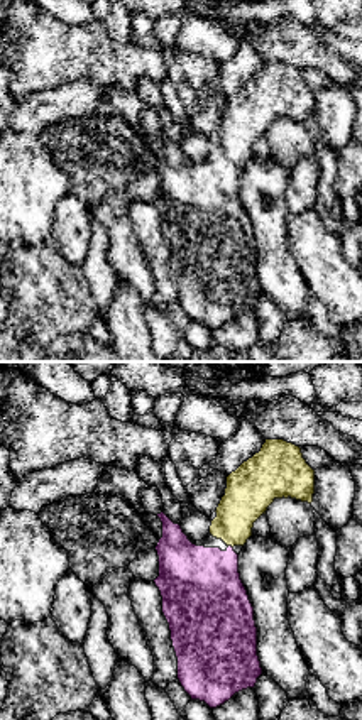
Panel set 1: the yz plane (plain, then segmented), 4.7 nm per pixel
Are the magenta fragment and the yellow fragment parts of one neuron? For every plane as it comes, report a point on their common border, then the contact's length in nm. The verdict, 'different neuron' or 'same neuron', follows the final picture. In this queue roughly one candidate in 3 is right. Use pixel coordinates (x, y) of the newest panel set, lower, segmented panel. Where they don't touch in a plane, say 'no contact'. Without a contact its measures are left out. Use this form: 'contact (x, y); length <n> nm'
contact (230, 546); length 30 nm

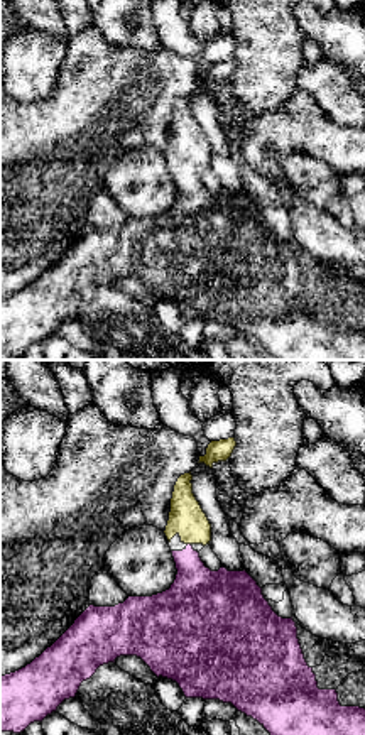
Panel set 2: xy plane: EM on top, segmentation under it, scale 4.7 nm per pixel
no contact

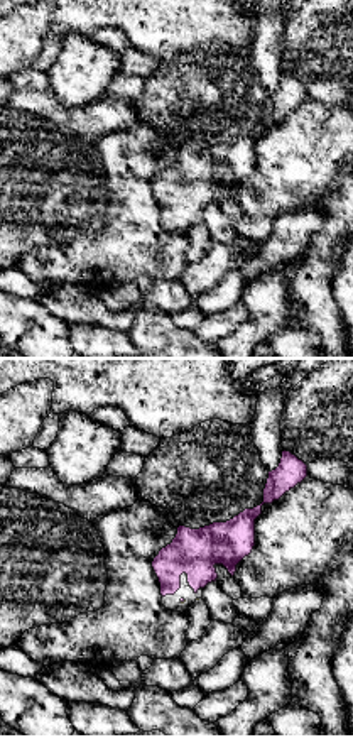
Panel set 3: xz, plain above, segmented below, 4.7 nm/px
no contact

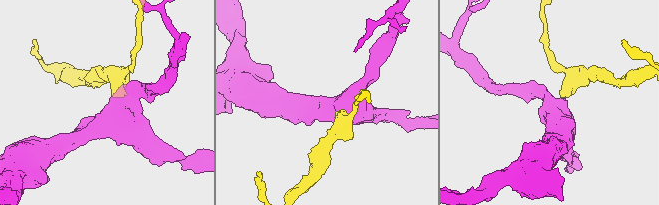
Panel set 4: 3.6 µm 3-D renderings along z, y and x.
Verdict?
same neuron

